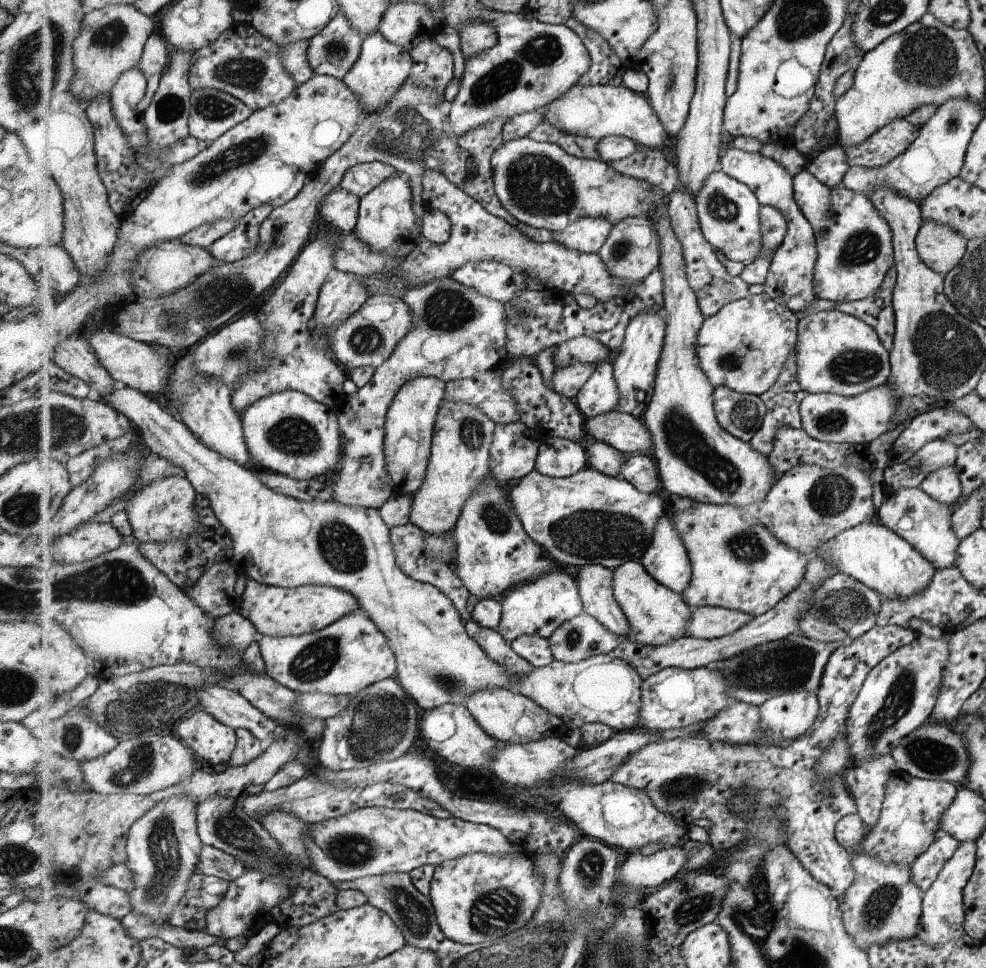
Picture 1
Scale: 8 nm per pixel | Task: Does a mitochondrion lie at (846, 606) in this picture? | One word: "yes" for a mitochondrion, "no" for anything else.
yes

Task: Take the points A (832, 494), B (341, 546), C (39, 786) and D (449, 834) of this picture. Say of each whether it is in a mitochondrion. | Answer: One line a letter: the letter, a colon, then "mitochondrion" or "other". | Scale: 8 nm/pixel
A: mitochondrion
B: mitochondrion
C: other
D: other

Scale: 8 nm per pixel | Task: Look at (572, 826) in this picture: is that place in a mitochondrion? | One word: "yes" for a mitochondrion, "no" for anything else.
no

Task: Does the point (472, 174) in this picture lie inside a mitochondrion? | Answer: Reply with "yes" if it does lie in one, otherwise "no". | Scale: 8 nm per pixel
yes

